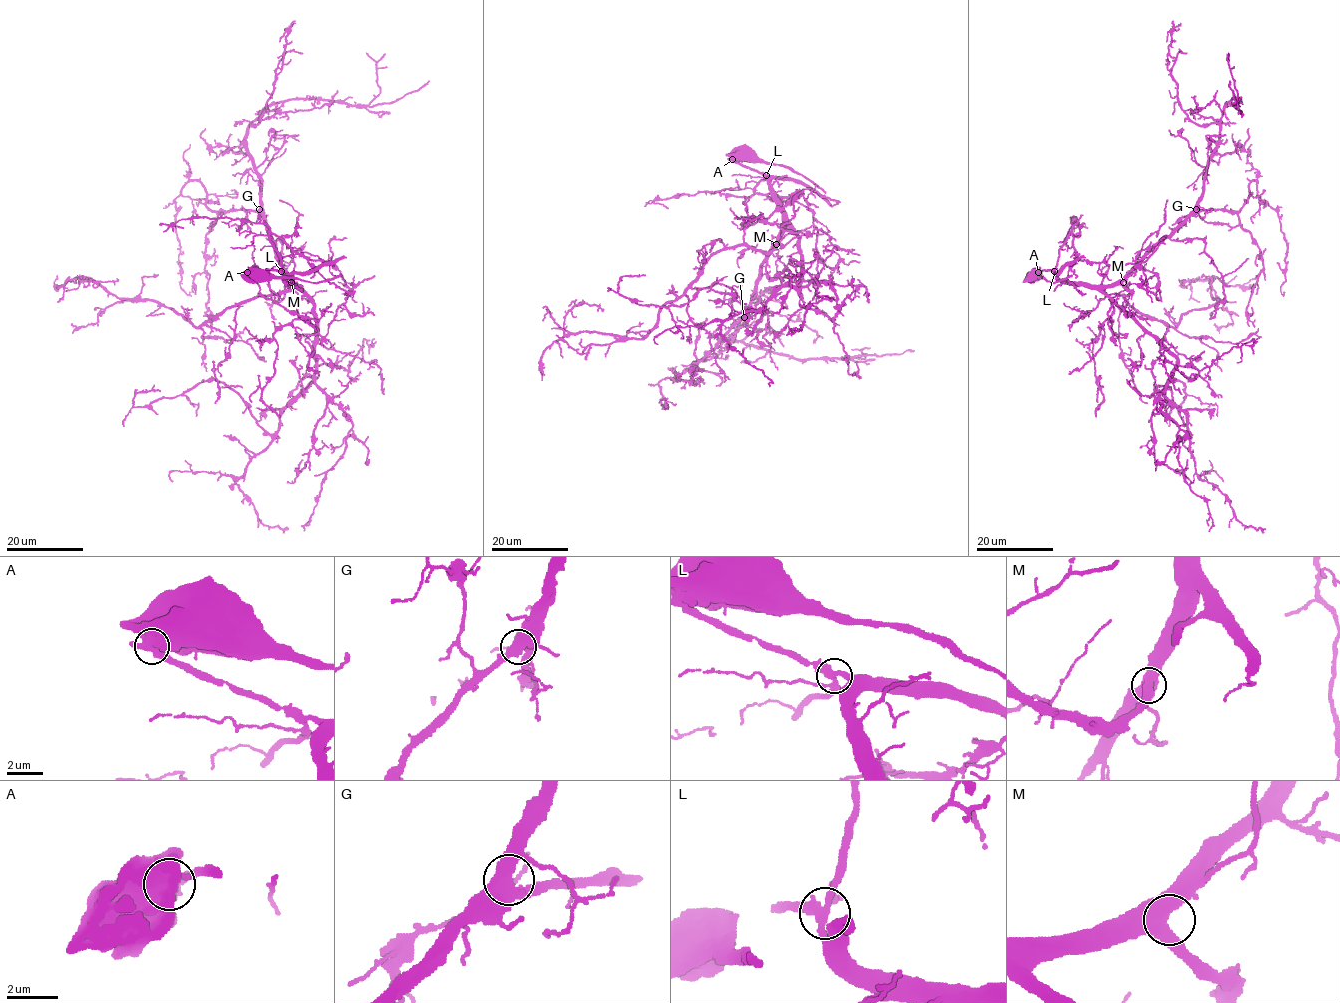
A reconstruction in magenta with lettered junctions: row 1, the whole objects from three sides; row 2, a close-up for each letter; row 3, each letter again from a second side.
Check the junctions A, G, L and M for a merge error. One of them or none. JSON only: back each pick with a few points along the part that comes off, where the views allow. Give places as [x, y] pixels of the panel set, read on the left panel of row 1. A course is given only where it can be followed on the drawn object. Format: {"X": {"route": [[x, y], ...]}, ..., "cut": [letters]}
{"A": {"route": [[247, 272], [267, 272], [310, 282], [333, 279], [340, 275]]}, "cut": ["A"]}

